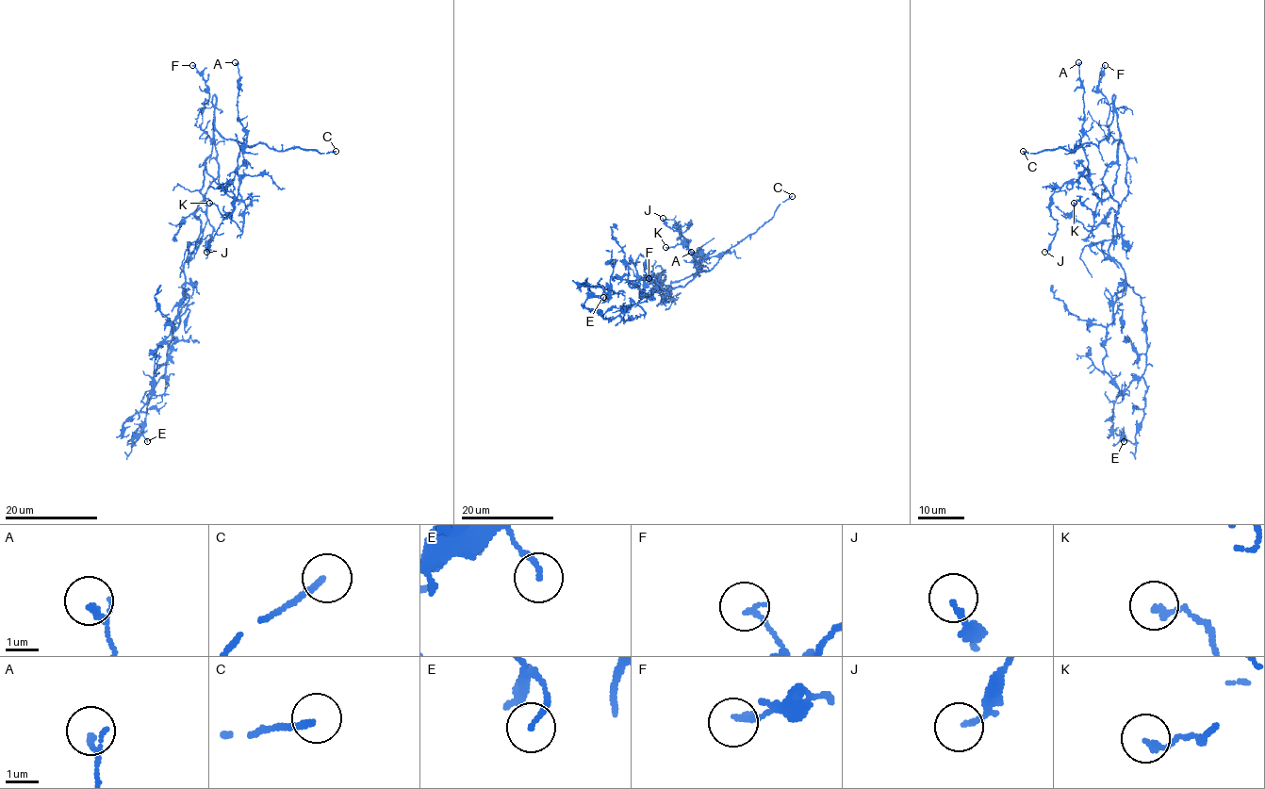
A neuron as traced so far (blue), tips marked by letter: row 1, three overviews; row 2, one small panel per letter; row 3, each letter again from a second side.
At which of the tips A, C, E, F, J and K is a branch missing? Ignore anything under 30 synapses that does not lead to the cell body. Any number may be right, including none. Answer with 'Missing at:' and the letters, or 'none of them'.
Missing at: C

